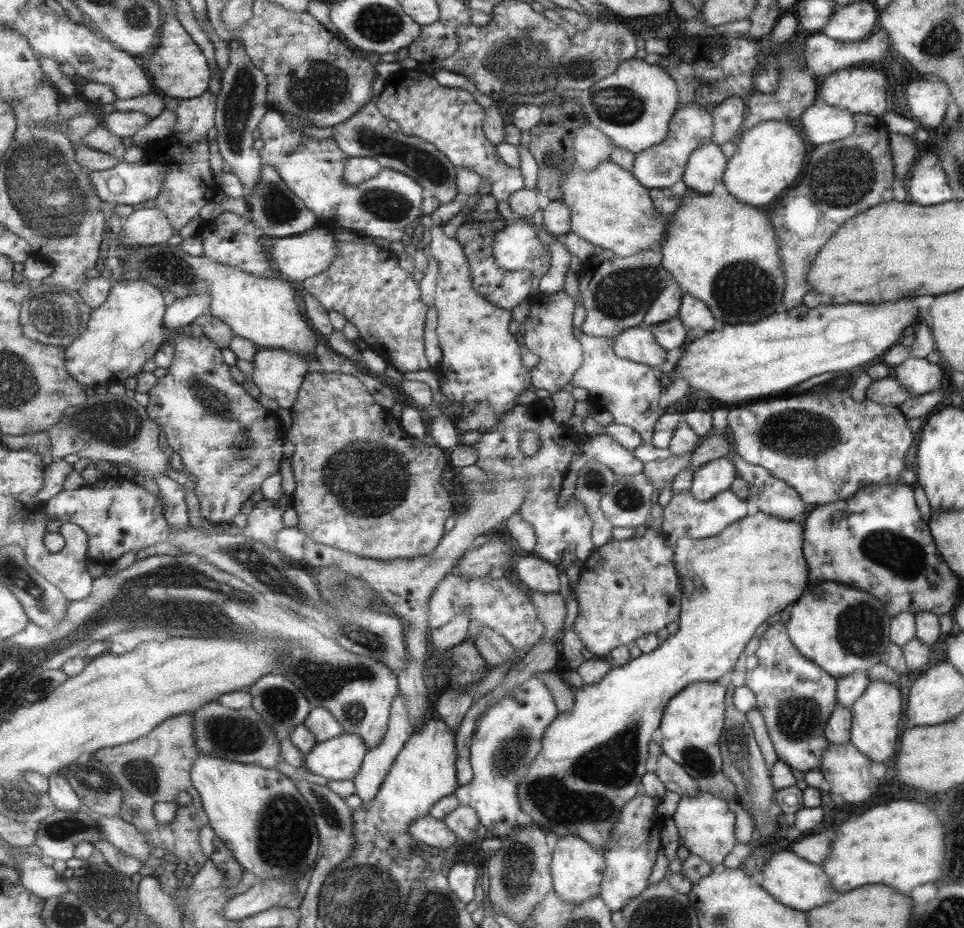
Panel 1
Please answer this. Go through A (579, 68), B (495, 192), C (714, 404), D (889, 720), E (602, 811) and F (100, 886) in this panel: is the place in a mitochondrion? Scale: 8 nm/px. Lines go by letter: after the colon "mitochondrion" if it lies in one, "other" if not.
A: mitochondrion
B: other
C: other
D: other
E: mitochondrion
F: mitochondrion

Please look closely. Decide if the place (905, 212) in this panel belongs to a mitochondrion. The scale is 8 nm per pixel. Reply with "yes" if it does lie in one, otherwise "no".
no

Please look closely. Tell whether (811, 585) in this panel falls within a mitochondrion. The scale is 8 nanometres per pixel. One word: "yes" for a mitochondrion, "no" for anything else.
no

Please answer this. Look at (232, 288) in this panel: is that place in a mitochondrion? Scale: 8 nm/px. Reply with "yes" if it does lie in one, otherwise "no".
no

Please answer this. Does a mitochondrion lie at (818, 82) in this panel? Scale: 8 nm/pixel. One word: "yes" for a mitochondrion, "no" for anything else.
no

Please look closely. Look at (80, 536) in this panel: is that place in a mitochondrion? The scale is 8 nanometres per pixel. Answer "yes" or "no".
no

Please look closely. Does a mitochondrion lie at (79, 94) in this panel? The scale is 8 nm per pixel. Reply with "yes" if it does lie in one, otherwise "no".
no

